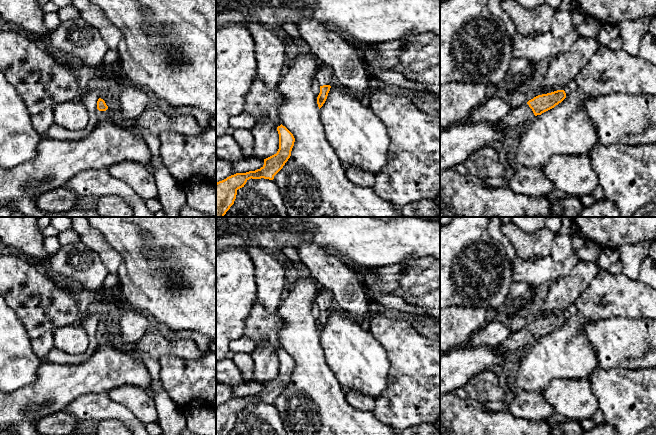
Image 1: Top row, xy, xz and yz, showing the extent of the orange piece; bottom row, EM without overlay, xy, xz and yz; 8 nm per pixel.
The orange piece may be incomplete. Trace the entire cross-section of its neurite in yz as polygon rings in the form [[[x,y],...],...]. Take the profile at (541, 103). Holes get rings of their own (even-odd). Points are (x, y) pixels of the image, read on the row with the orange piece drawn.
[[[564,90],[538,95],[522,107],[512,109],[506,116],[494,123],[504,131],[517,131],[525,122],[533,120],[535,116],[554,108],[565,98],[566,93]]]

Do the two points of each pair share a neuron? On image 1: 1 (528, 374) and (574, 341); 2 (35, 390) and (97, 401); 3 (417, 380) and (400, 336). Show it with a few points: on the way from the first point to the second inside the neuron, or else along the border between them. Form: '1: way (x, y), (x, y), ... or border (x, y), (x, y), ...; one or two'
1: way (539, 367), (551, 357), (560, 355), (563, 352); one
2: border (101, 391), (82, 394), (72, 400), (64, 409); two
3: way (417, 369), (416, 362), (405, 347); one

